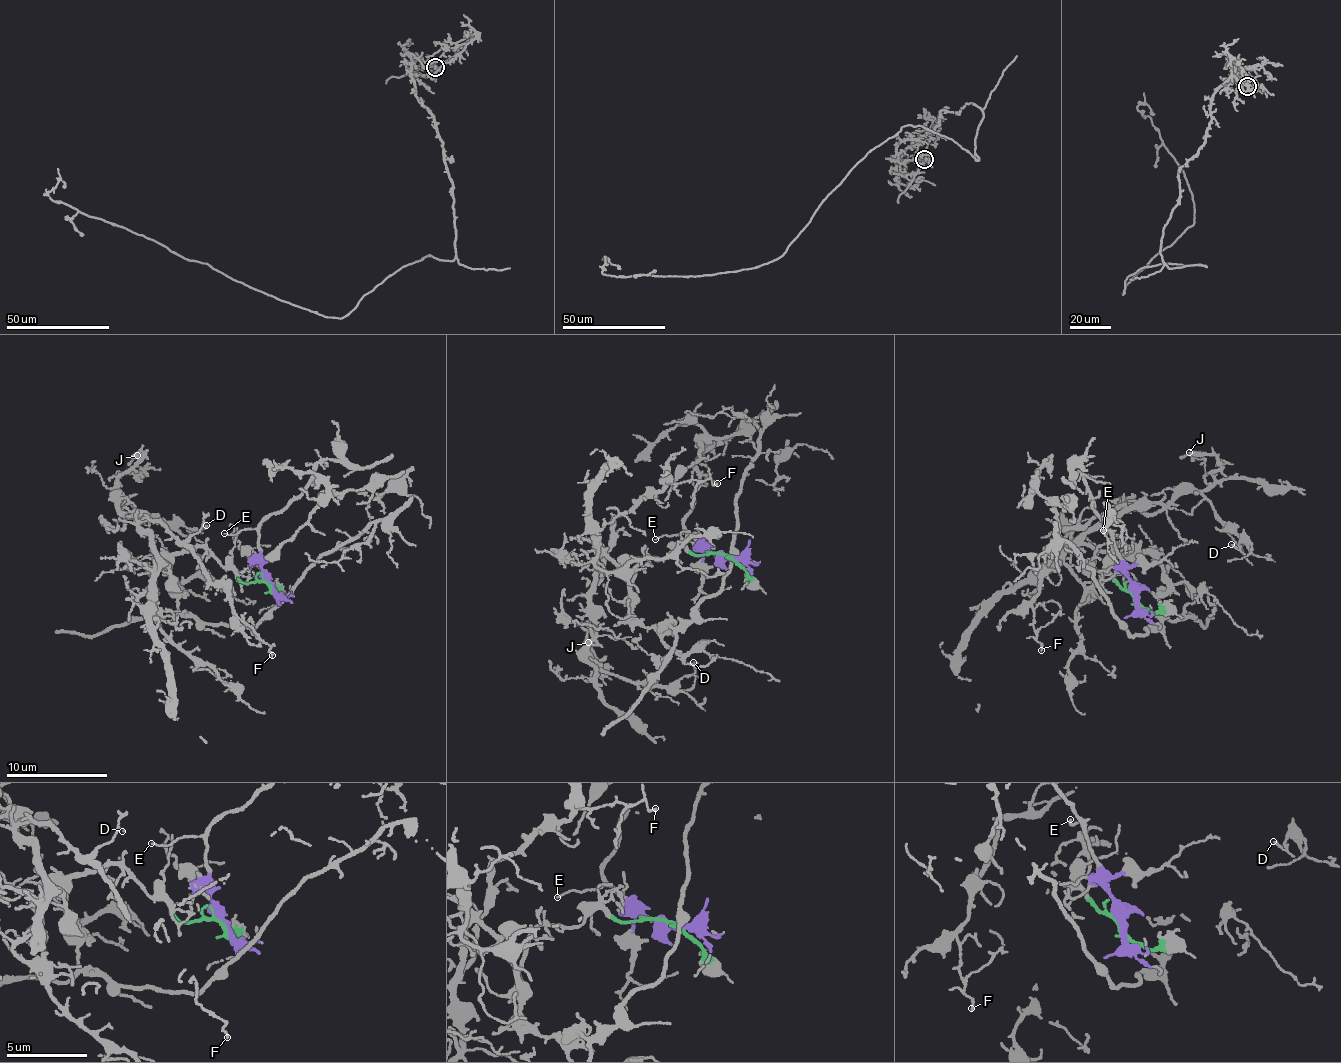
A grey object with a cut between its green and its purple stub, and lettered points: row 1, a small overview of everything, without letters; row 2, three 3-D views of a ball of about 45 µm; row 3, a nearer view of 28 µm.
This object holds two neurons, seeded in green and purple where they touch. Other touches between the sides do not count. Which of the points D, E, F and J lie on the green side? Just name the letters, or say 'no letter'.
D, F, J

